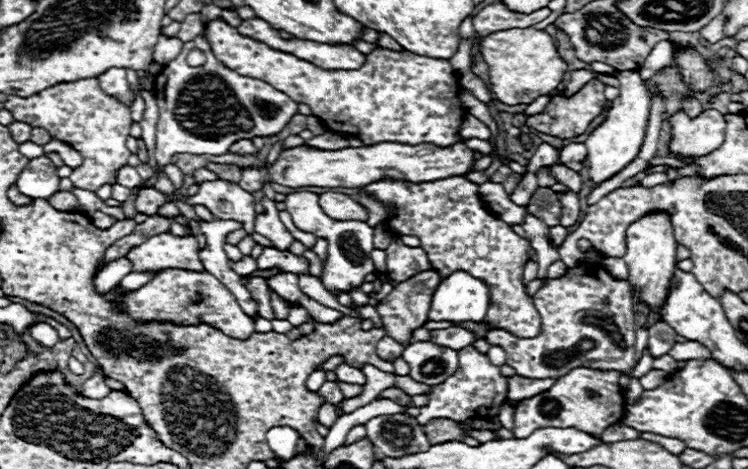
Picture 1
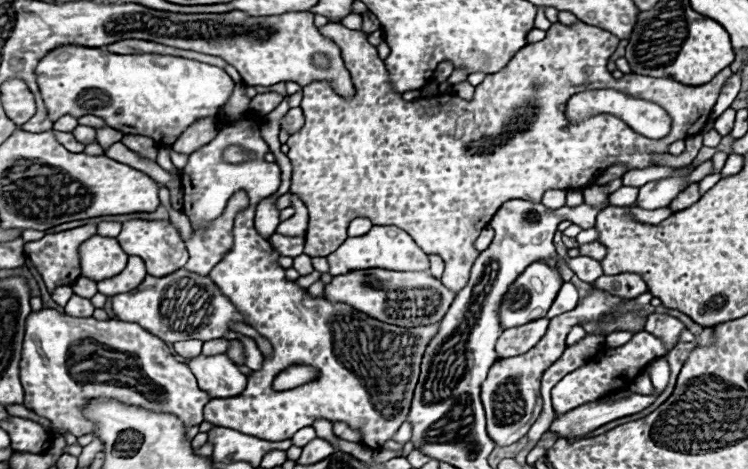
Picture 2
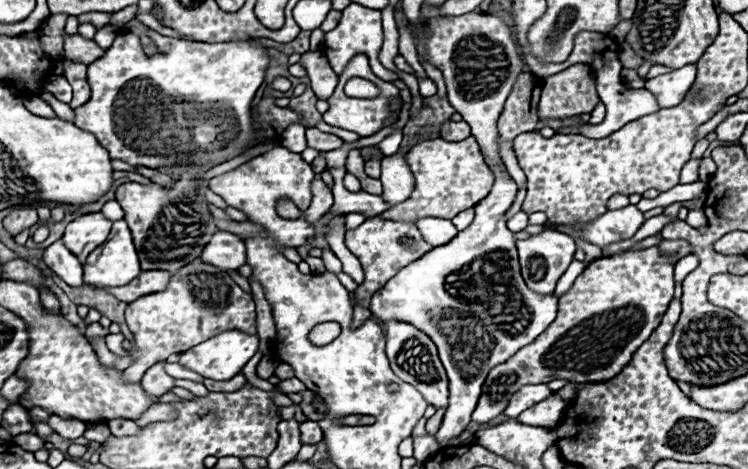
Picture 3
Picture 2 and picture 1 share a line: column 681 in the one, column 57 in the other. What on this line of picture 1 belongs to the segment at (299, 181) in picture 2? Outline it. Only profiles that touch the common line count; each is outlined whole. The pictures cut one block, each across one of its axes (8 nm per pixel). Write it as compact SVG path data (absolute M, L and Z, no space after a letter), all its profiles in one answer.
M96 78L62 82L28 98L8 96L4 108L12 112L14 120L26 122L32 128L44 128L52 138L70 144L82 154L82 164L70 174L76 188L96 192L104 184L116 184L116 172L128 164L130 150L126 148L126 138L132 126L130 108L104 94Z

